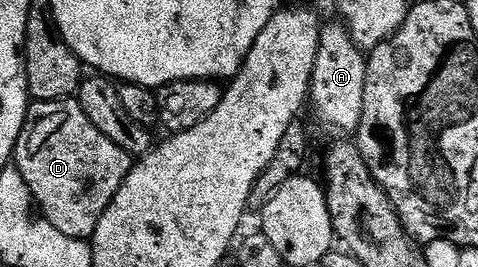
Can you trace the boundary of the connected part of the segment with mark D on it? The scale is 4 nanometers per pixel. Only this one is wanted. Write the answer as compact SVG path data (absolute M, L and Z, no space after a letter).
M76 99L32 101L28 106L24 128L22 148L18 153L18 168L22 179L26 179L30 187L35 204L42 210L42 216L54 227L58 227L62 235L91 239L106 207L110 207L114 195L118 195L122 183L130 175L134 164L132 154L122 151L122 147L118 147L114 139L106 139L106 135L102 135L102 131L98 131L98 127L90 123L86 111L82 111L79 100Z

